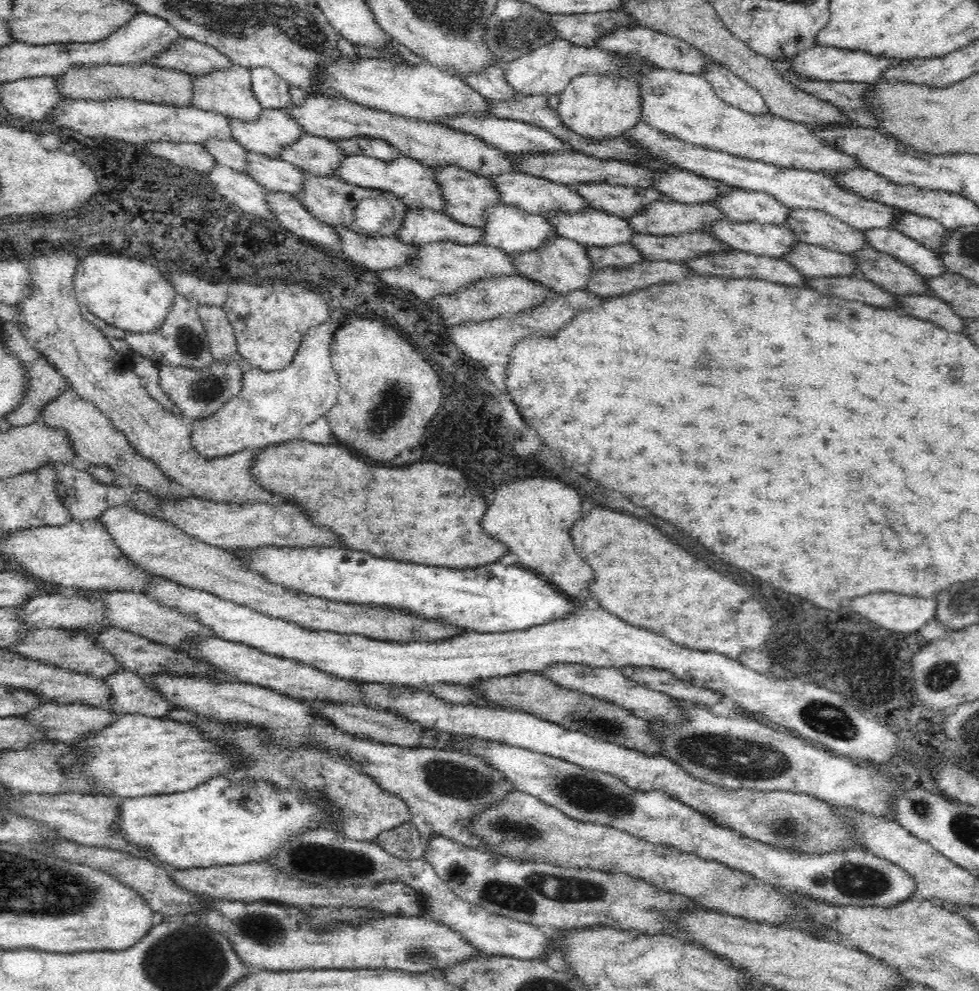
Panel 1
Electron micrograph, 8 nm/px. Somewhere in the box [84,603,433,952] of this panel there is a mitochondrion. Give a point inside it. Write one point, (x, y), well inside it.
(311, 859)

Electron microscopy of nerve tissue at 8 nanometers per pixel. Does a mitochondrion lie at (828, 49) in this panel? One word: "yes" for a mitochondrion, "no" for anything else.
no

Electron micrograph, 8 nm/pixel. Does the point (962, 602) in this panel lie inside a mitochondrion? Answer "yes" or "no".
yes

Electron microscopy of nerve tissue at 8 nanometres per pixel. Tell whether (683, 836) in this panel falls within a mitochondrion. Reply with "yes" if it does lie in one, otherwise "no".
no

